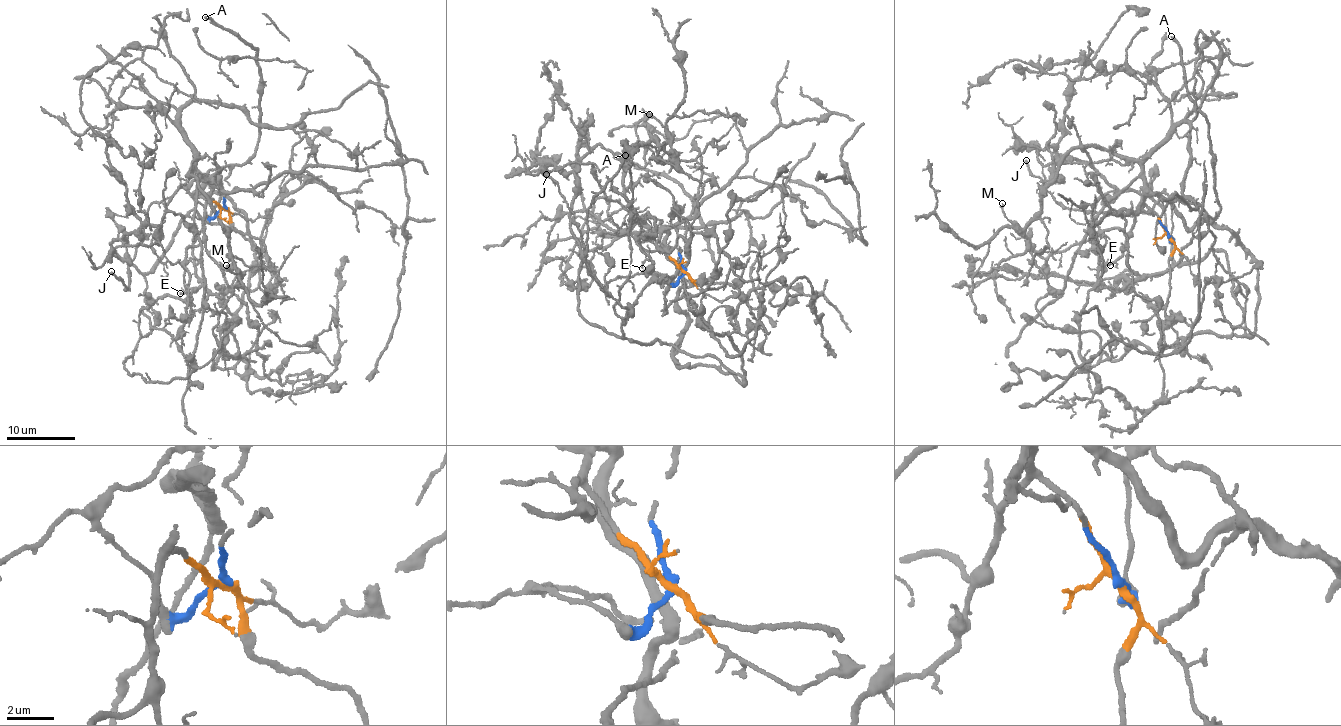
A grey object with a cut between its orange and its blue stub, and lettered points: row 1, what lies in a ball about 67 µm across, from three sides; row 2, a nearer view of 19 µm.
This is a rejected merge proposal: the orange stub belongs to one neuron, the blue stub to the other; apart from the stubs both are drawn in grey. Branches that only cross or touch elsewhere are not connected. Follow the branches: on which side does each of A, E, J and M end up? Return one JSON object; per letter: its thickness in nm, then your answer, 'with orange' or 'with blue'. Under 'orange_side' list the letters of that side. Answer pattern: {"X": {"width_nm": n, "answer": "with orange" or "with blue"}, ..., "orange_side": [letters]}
{"A": {"width_nm": 320, "answer": "with blue"}, "E": {"width_nm": 120, "answer": "with orange"}, "J": {"width_nm": 200, "answer": "with blue"}, "M": {"width_nm": 190, "answer": "with orange"}, "orange_side": ["E", "M"]}

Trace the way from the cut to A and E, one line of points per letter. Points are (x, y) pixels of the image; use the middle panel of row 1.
A: (684, 271), (674, 284), (646, 272), (704, 283), (717, 274), (692, 200), (674, 181), (634, 165), (624, 155)
E: (684, 271), (656, 242), (658, 251), (646, 250), (638, 239), (645, 254), (642, 268)

